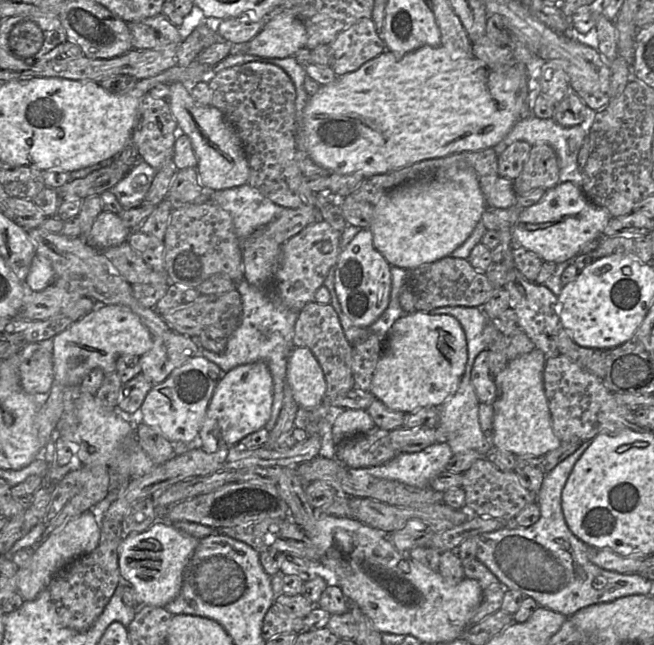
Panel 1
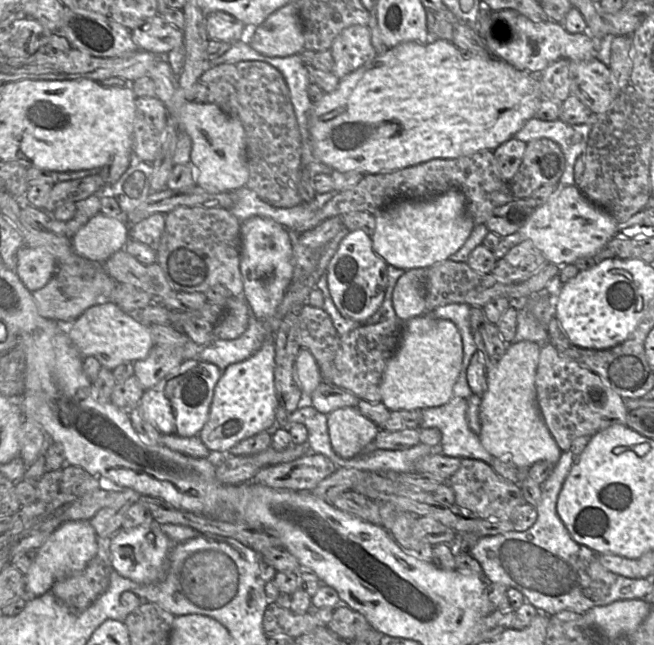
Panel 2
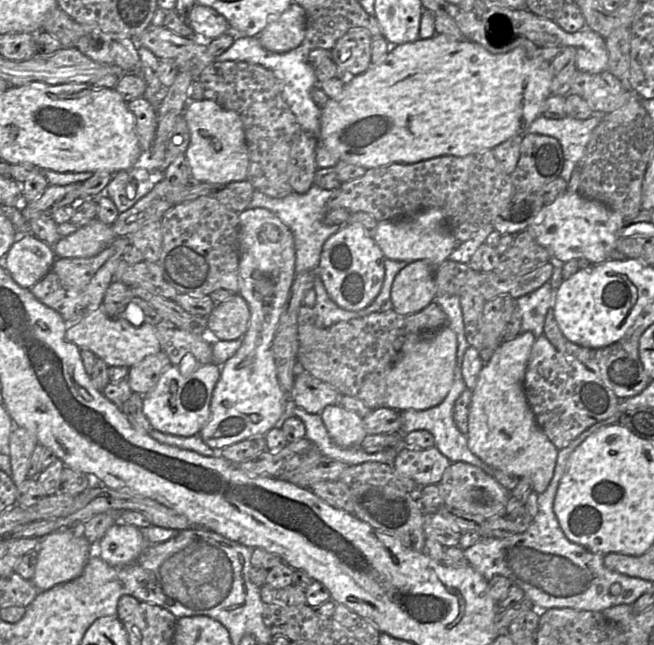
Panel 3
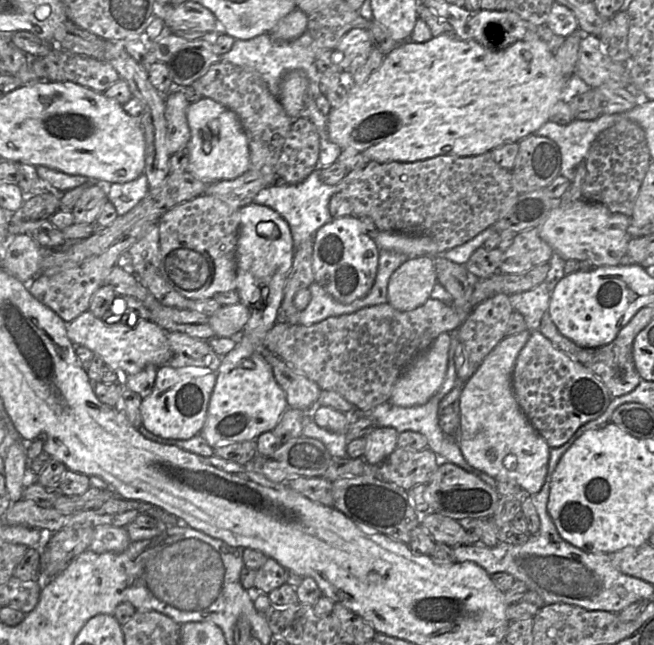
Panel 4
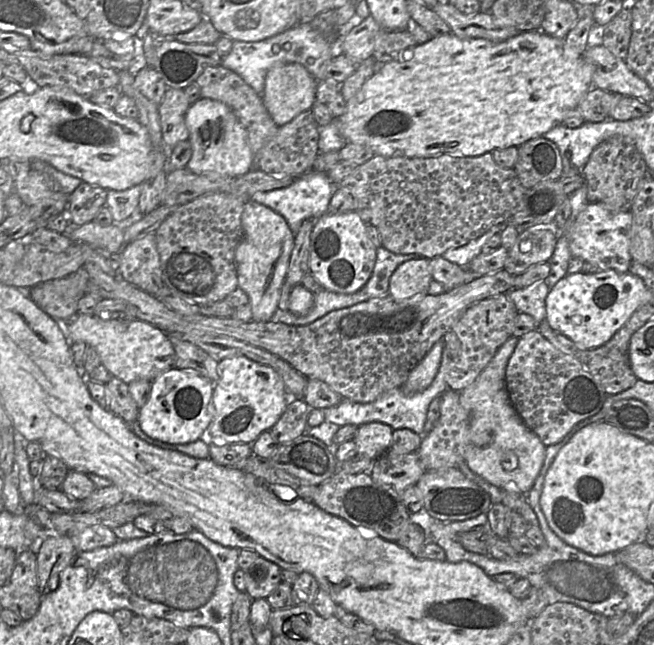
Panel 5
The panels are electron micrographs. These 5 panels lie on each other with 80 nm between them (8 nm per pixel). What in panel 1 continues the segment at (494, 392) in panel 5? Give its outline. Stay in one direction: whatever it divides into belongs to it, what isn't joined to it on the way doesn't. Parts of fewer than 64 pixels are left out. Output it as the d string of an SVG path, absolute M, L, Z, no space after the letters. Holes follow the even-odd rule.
M538 349L508 362L495 376L498 397L492 404L494 410L491 445L515 455L542 457L558 448L561 441L555 435L548 401L544 391L543 371L545 355Z

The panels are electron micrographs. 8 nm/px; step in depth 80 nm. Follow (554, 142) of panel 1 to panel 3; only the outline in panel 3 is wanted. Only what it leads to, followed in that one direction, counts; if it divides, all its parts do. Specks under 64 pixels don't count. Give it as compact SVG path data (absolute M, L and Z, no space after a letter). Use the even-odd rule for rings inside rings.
M594 112L592 117L586 120L571 117L553 120L539 116L530 124L525 134L547 135L559 141L564 159L560 177L568 183L573 170L585 155L592 132L605 115L602 112Z

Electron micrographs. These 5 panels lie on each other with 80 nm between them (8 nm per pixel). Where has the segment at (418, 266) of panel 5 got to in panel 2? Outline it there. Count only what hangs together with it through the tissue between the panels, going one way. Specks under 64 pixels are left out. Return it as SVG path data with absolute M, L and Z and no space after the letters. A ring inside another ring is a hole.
M409 269L397 280L392 303L398 320L405 322L426 310L426 269Z

